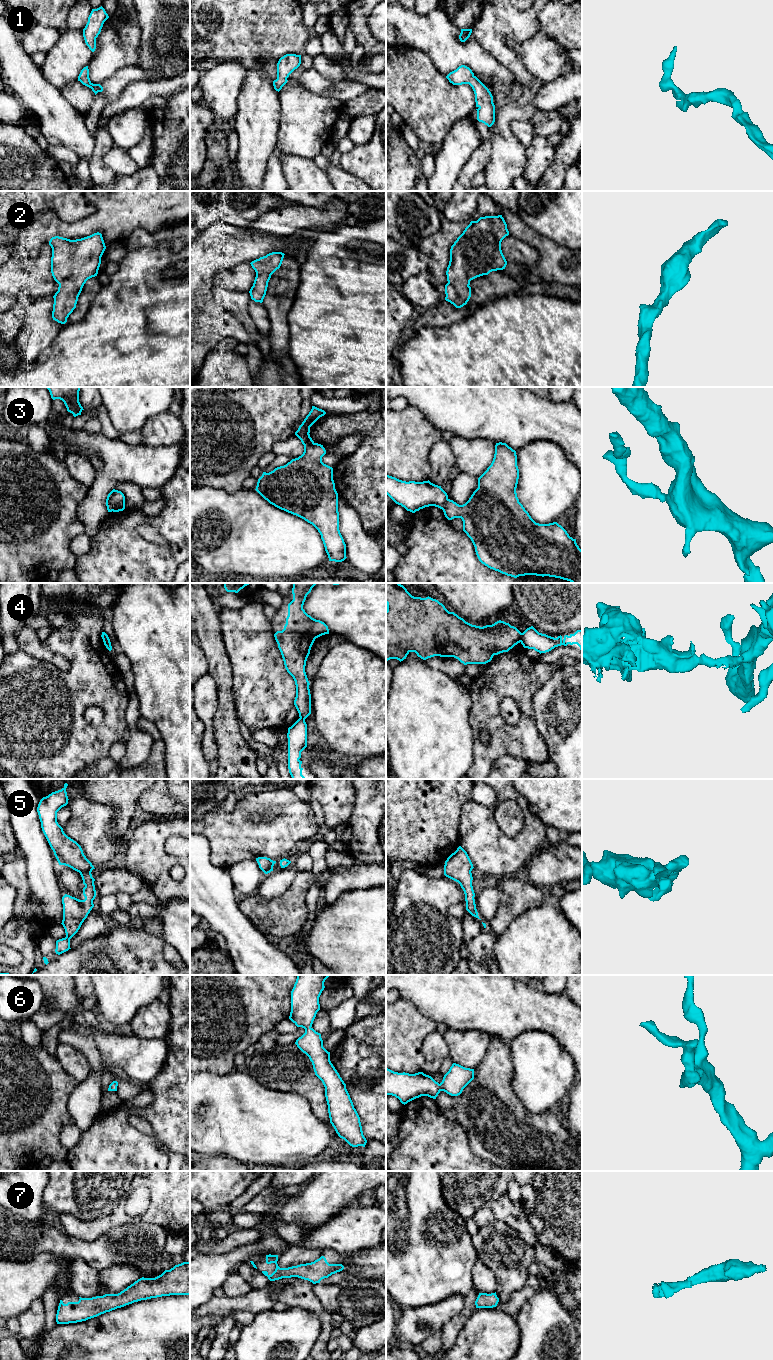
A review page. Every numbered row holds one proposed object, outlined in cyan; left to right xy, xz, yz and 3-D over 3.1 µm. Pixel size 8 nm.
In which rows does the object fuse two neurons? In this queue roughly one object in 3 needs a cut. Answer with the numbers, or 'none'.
3, 4

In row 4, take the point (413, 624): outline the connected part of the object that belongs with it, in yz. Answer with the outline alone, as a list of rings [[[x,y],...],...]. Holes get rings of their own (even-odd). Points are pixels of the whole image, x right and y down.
[[[386,583],[386,661],[406,659],[410,652],[415,652],[423,660],[434,656],[454,657],[464,665],[486,664],[494,655],[508,652],[521,642],[522,633],[514,626],[504,621],[497,621],[483,627],[472,625],[454,612],[449,612],[438,600],[431,597],[412,596],[400,583]]]

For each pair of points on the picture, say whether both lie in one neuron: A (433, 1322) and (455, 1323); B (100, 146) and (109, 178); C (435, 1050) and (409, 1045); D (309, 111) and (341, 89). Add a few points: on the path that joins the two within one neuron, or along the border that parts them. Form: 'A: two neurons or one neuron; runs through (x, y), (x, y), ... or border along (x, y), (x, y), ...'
A: two neurons; border along (462, 1307), (462, 1310), (441, 1329)
B: one neuron; runs through (98, 154), (98, 167), (101, 170)
C: two neurons; border along (436, 1030), (424, 1038), (422, 1044), (422, 1071)
D: two neurons; border along (308, 90), (320, 95), (334, 96), (343, 102)

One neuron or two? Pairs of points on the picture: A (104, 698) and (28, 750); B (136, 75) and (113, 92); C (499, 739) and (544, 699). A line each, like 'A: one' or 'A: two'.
A: one
B: one
C: two

